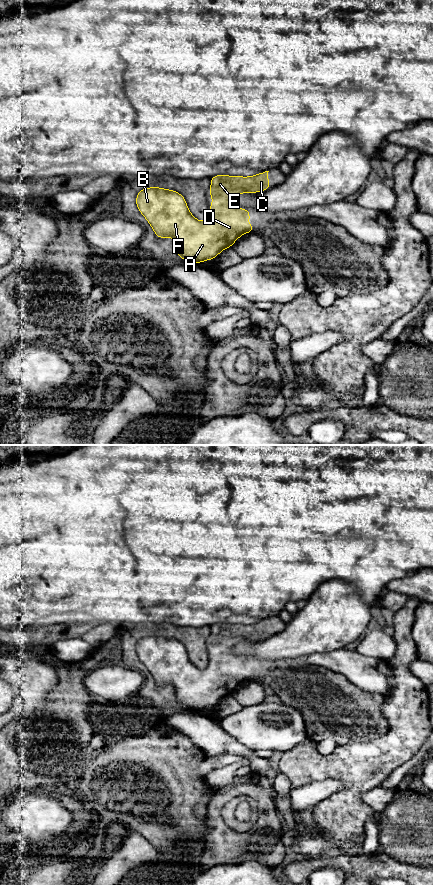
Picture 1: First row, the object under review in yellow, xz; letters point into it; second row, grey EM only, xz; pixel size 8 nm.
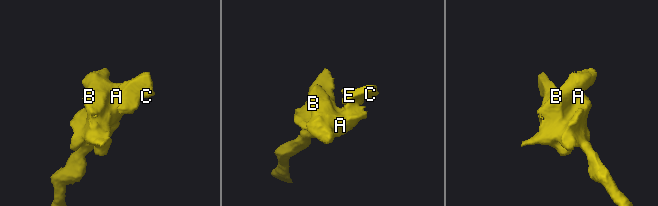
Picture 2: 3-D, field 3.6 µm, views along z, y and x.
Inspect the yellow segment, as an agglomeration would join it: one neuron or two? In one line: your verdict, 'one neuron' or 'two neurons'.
one neuron

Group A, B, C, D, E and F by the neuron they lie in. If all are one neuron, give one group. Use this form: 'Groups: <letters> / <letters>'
Groups: A B C D E F

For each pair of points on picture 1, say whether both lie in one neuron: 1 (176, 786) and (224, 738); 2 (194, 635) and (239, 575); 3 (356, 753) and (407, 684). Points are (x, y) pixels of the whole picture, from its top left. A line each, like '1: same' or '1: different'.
1: different
2: different
3: same

